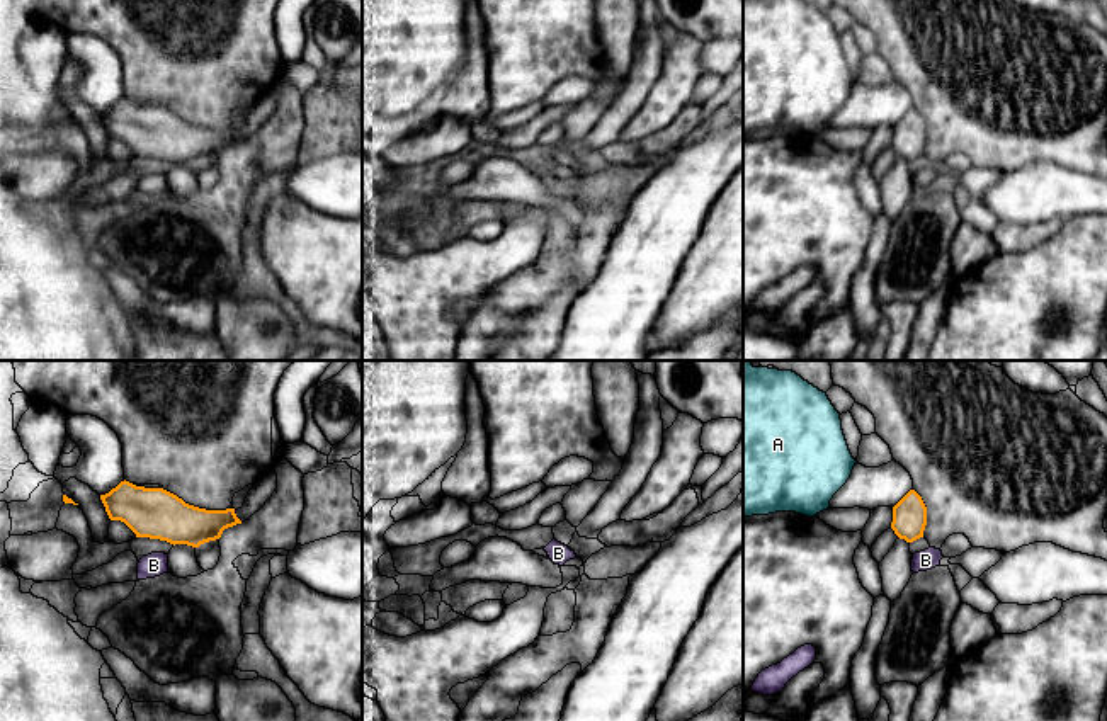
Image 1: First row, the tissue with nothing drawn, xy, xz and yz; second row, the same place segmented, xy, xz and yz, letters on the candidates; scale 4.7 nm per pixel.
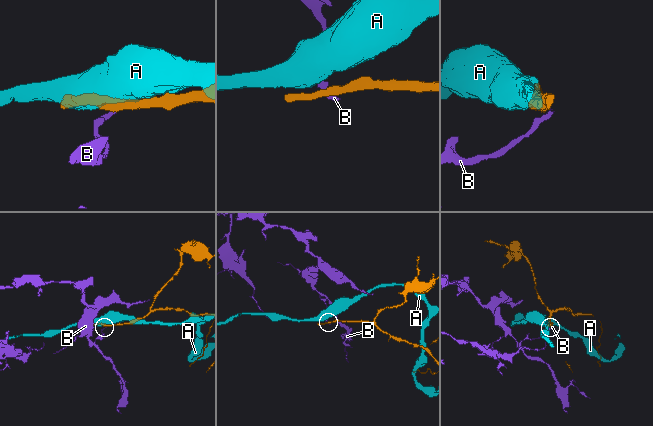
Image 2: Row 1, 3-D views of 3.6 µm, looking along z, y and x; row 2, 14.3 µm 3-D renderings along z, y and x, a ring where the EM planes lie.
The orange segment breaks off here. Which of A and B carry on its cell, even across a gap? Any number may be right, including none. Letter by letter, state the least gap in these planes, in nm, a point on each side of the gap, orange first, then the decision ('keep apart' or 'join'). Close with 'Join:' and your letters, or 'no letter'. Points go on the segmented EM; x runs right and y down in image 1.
A: gap 260 nm; span yz (893, 507), (849, 476); keep apart
B: gap 60 nm; span xy (170, 543), (164, 553); keep apart
Join: no letter

